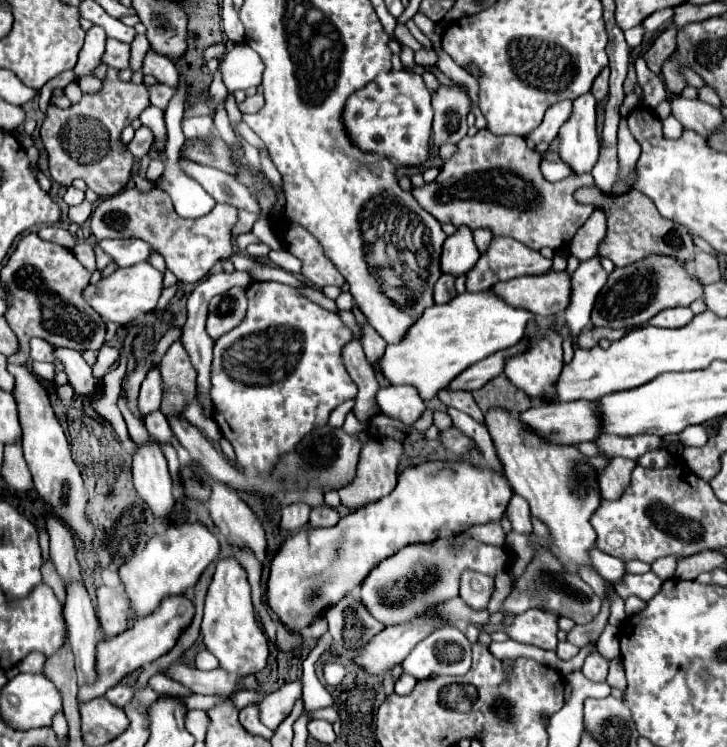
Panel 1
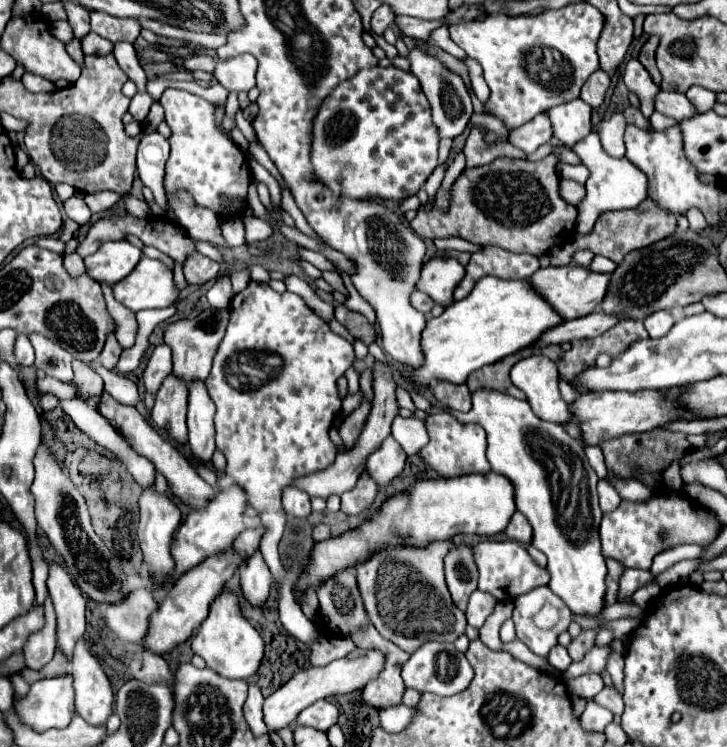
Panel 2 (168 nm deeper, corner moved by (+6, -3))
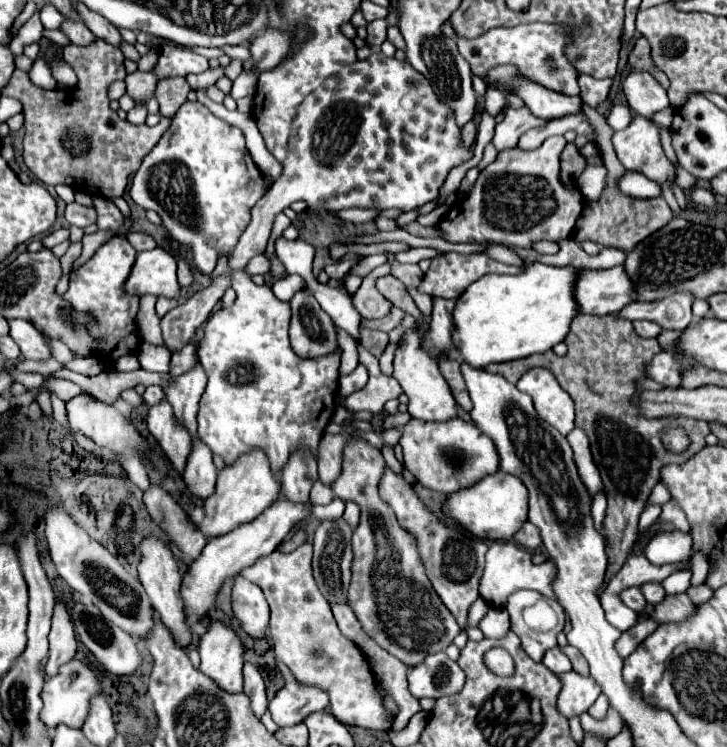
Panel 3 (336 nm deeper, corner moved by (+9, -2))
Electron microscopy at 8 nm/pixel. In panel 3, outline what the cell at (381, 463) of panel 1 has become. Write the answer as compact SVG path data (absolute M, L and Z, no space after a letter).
M346 502L346 510L344 510L344 520L352 526L352 528L356 528L358 526L358 518L360 518L360 506L356 504L356 502Z

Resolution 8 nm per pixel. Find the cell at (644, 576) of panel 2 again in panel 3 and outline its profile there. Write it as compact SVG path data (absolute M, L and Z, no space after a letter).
M646 582L646 584L640 586L640 590L642 590L642 594L644 594L648 604L656 604L666 596L666 592L664 592L660 582Z

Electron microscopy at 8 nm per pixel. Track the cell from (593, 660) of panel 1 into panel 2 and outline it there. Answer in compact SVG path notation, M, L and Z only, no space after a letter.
M587 673L579 677L571 677L565 681L567 691L581 697L581 699L593 699L603 689L603 679L597 673Z

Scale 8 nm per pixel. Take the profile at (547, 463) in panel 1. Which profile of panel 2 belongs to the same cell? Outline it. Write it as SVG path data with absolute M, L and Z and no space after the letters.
M473 391L473 409L469 413L457 413L451 411L459 421L463 423L477 423L487 431L487 459L491 463L491 469L499 475L505 475L511 479L515 487L515 503L517 511L521 511L527 521L533 527L533 545L547 555L547 569L551 575L549 589L559 595L565 605L571 609L573 615L585 615L595 617L605 607L605 557L601 555L601 543L599 543L599 523L601 523L601 509L599 509L599 497L597 497L597 475L593 467L589 465L585 451L575 439L569 439L565 429L557 423L549 423L539 419L531 407L529 401L515 399L501 391Z

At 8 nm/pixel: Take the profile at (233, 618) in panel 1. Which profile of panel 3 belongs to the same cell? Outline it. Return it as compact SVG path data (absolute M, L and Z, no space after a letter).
M212 620L208 630L200 636L198 646L200 670L214 678L218 686L230 692L242 690L242 668L244 668L244 642L240 636L222 620Z

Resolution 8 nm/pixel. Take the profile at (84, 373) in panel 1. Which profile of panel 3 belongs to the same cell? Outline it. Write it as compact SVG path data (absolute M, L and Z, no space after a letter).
M8 320L10 324L10 336L14 342L18 342L22 354L26 360L44 362L52 358L50 344L42 332L38 332L30 322L26 320Z

